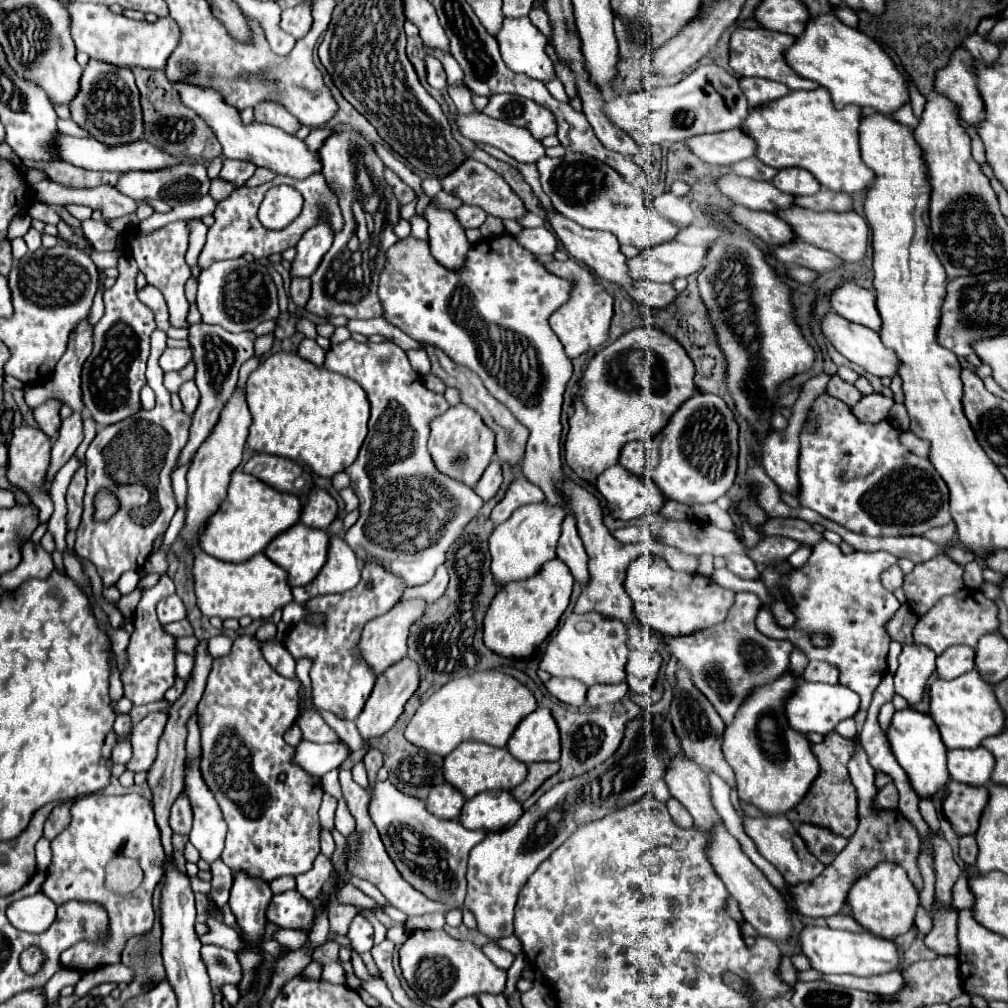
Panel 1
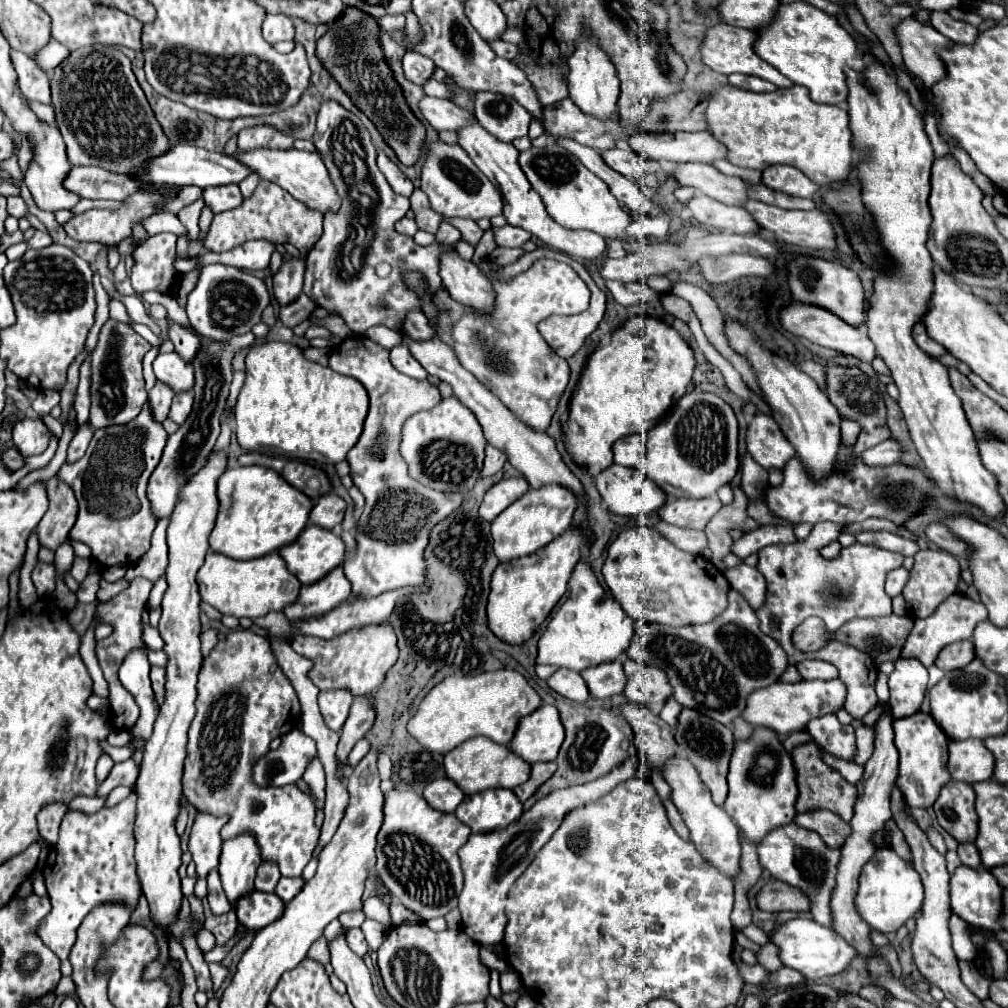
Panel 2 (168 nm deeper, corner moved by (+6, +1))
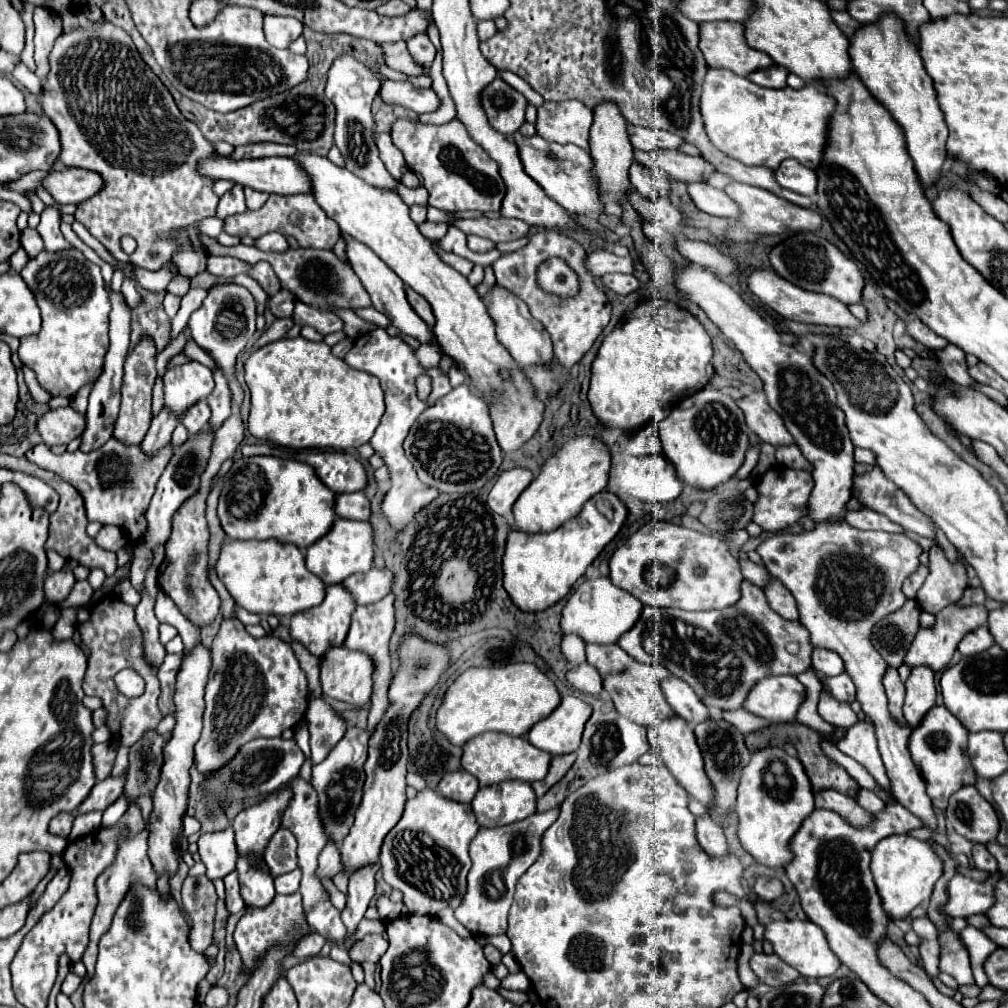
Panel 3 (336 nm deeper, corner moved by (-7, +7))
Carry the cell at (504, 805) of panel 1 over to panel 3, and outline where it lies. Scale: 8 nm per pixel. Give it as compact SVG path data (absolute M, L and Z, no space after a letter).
M502 781L482 787L472 801L472 811L480 827L500 827L534 815L536 795L526 781Z

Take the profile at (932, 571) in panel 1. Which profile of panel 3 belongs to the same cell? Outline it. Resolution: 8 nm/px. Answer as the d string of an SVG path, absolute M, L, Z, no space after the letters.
M940 547L930 549L930 575L920 587L918 605L936 615L946 605L958 601L966 589L966 567L958 561L952 565Z

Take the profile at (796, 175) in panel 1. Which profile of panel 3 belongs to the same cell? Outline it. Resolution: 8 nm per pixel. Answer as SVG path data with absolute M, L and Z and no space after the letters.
M794 159L782 161L780 167L774 171L774 177L776 183L782 185L782 189L790 189L798 195L808 195L808 197L816 193L816 173Z

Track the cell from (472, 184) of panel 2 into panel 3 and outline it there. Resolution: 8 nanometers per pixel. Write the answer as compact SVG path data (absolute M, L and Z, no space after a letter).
M456 117L444 125L430 125L410 119L396 119L392 125L392 143L402 151L410 171L422 177L430 207L442 211L500 211L506 187L496 161L470 137L468 129Z

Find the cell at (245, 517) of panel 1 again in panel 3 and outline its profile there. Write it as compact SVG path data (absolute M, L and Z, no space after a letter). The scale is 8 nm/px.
M240 457L222 477L218 519L230 539L278 539L308 549L324 537L334 519L334 491L326 489L310 465L280 457Z

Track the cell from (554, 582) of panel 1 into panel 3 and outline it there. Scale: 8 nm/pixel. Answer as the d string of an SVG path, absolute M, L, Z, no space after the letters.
M610 491L594 495L582 513L550 533L524 533L510 529L504 553L504 589L522 611L542 611L560 601L580 579L586 567L616 537L628 515L626 505Z

